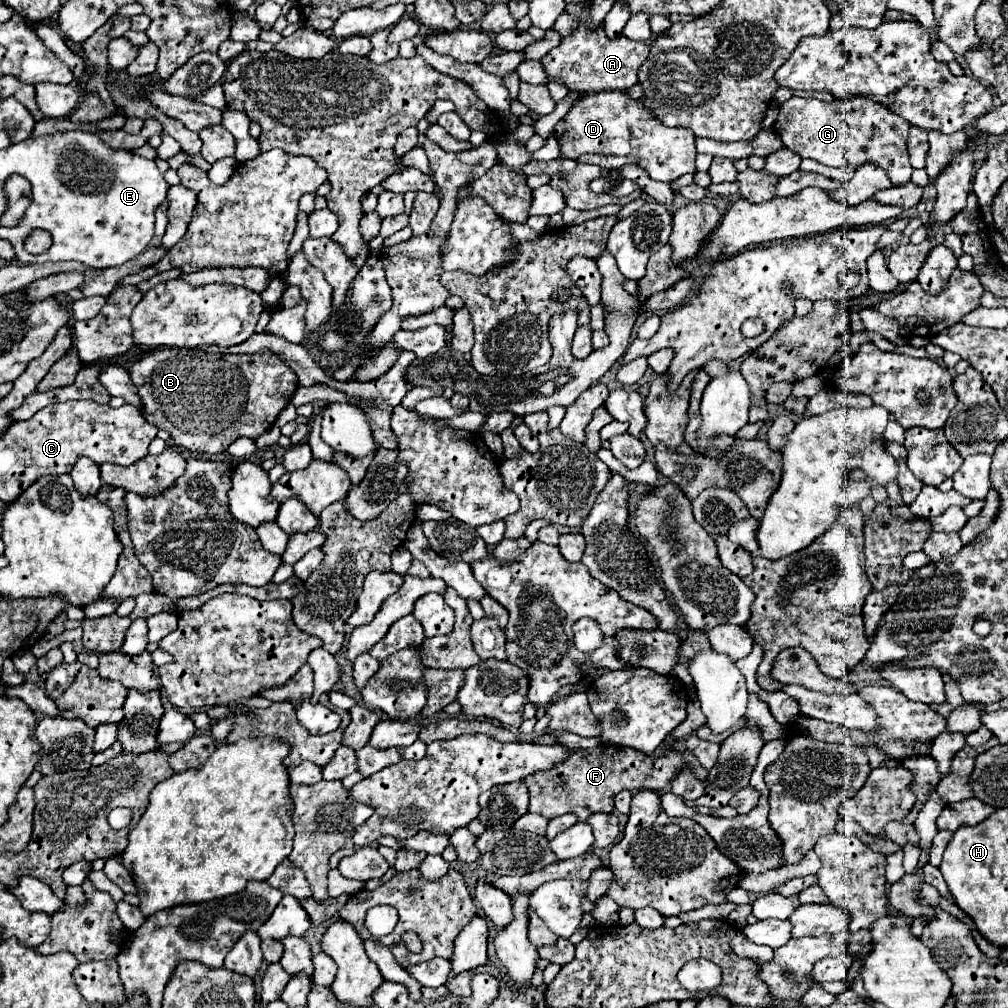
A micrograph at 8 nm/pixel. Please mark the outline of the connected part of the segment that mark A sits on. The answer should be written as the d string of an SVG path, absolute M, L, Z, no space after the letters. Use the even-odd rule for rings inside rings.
M568 4L566 12L580 18L580 26L572 36L564 38L558 48L554 48L546 58L542 58L548 78L564 82L568 86L568 90L578 90L578 92L626 90L626 88L634 86L638 82L636 72L642 66L642 62L648 58L650 48L644 42L634 42L634 40L626 40L626 38L608 40L604 34L604 28L590 32L586 28L586 18L590 14L590 6Z

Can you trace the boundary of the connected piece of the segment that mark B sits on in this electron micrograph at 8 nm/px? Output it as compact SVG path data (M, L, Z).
M156 348L134 358L130 376L138 388L144 418L156 428L168 430L176 446L204 454L222 454L236 438L242 436L252 440L262 436L274 426L274 420L298 388L294 370L272 350L260 350L256 354L216 354L198 348Z

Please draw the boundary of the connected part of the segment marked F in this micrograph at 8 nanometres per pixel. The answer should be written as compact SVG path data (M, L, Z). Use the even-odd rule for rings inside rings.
M600 744L596 748L570 752L570 758L564 764L558 764L552 770L538 772L528 776L524 784L530 790L530 806L528 812L542 814L544 818L556 818L566 812L578 816L578 820L586 820L594 812L612 812L614 810L614 796L620 790L630 790L632 794L640 790L664 790L678 770L688 764L698 778L706 778L708 770L698 764L698 758L692 752L678 754L676 750L668 750L666 756L654 758L644 756L634 748L622 748L614 744Z

